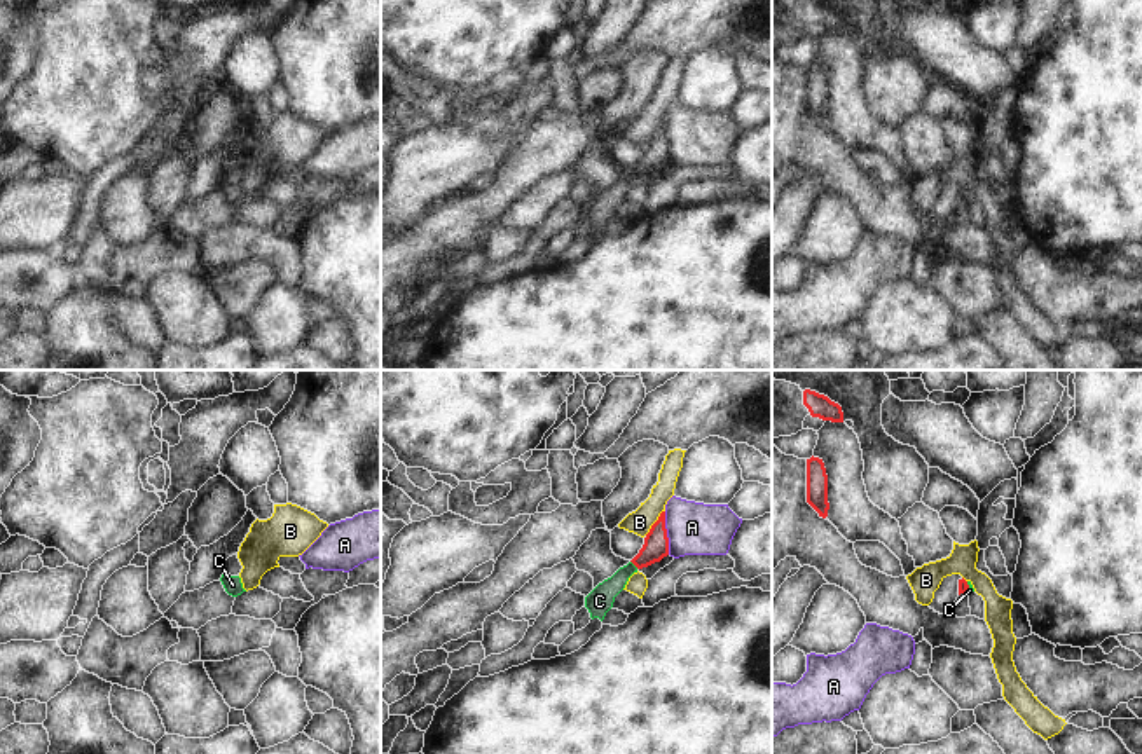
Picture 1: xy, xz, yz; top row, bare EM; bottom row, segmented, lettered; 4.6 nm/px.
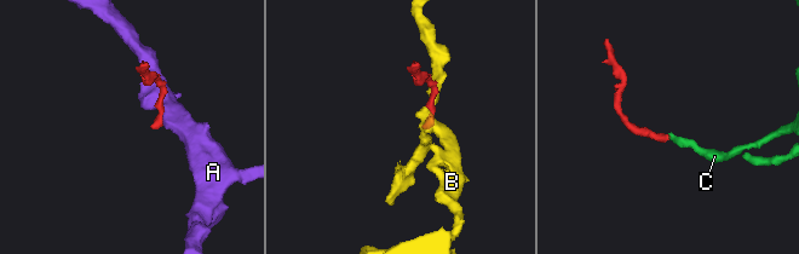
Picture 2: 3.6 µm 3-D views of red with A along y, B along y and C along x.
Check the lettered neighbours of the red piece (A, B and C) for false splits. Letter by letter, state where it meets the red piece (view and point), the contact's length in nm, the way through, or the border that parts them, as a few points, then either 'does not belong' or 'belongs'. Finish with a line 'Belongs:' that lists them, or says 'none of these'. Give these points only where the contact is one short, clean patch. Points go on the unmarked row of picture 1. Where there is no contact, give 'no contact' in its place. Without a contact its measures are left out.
A: xz (666, 142) | 200 nm | along xz (664, 121), (669, 163) | does not belong
B: xz (655, 131) | 150 nm | does not belong
C: xz (634, 173) | 50 nm | across xz (655, 156), (634, 173), (599, 210) | belongs
Belongs: C

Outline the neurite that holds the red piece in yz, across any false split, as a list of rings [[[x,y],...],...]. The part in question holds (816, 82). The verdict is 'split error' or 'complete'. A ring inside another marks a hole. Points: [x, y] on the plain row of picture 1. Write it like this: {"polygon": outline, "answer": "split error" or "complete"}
{"polygon": [[[814,65],[807,68],[807,112],[819,126],[828,126],[828,84],[822,68]]], "answer": "complete"}

